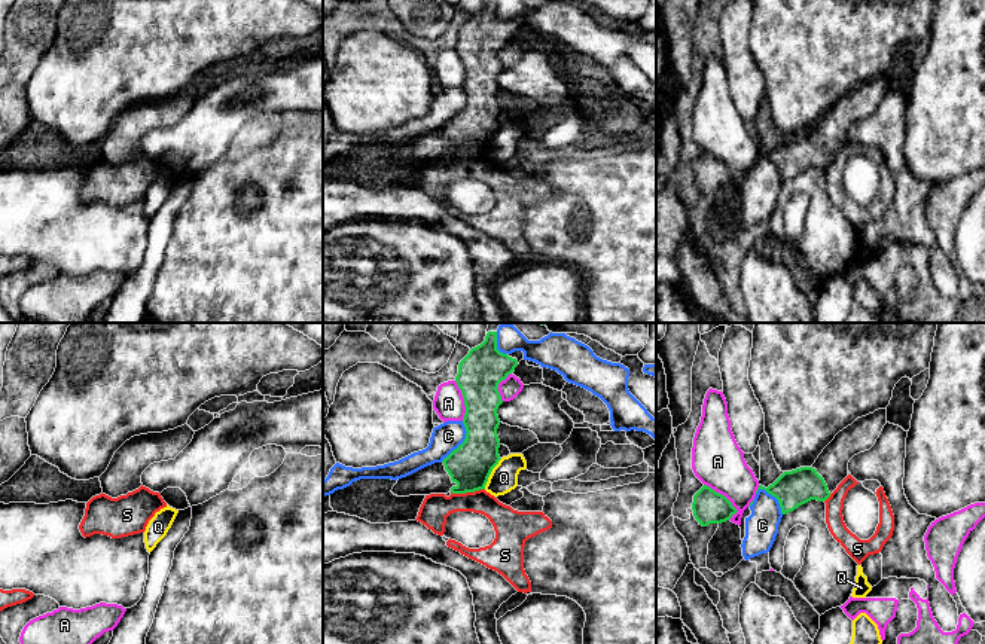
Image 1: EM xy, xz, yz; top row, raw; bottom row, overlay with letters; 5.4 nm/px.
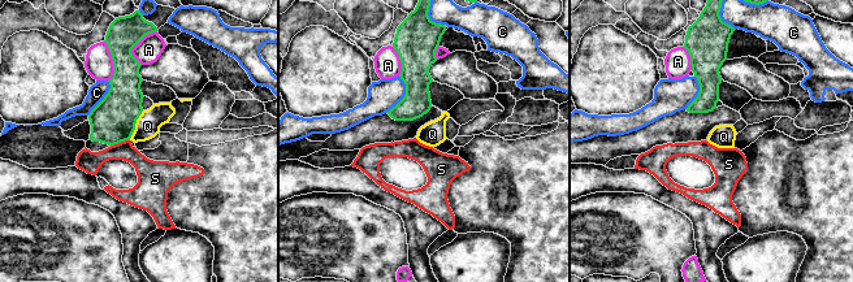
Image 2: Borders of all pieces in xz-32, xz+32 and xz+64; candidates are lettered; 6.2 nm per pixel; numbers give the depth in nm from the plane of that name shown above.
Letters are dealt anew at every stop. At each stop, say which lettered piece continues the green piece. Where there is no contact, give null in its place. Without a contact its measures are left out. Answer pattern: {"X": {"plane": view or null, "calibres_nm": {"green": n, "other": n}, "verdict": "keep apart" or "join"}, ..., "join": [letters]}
{"A": {"plane": "yz", "calibres_nm": {"green": 180, "other": 280}, "verdict": "keep apart"}, "C": {"plane": "xz", "calibres_nm": {"green": 240, "other": 160}, "verdict": "keep apart"}, "Q": {"plane": "xz", "calibres_nm": {"green": 240, "other": 150}, "verdict": "keep apart"}, "S": {"plane": "xz", "calibres_nm": {"green": 240, "other": 160}, "verdict": "keep apart"}, "join": []}

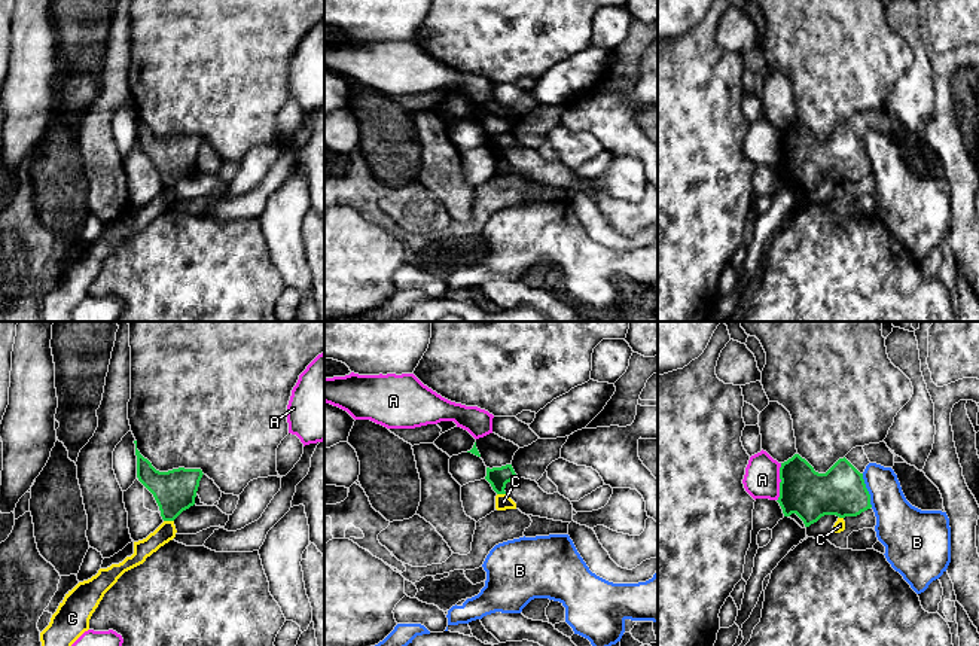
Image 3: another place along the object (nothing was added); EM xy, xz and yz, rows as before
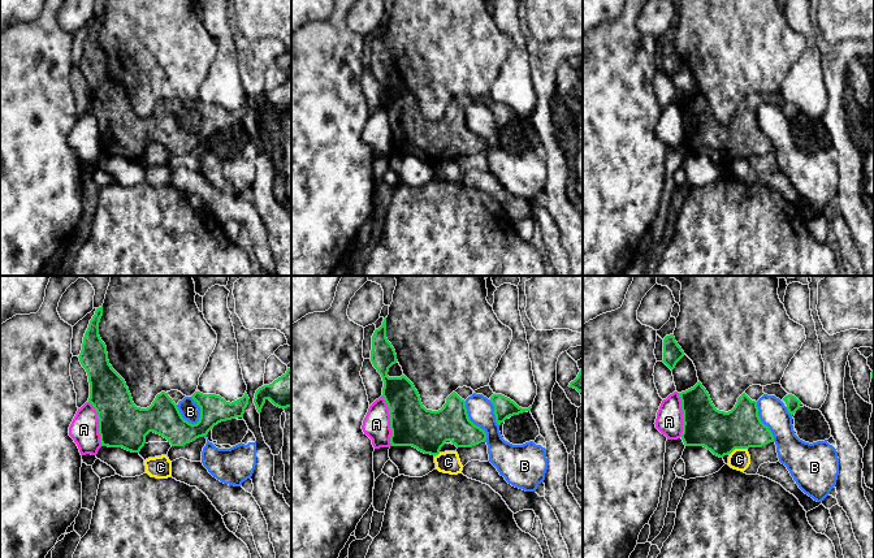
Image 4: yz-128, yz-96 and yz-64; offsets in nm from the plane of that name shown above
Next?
{"A": {"plane": "yz", "calibres_nm": {"green": 260, "other": 190}, "verdict": "keep apart"}, "B": {"plane": "yz", "calibres_nm": {"green": 260, "other": 240}, "verdict": "keep apart"}, "C": {"plane": "xy", "calibres_nm": {"green": 220, "other": 100}, "verdict": "keep apart"}, "join": []}

